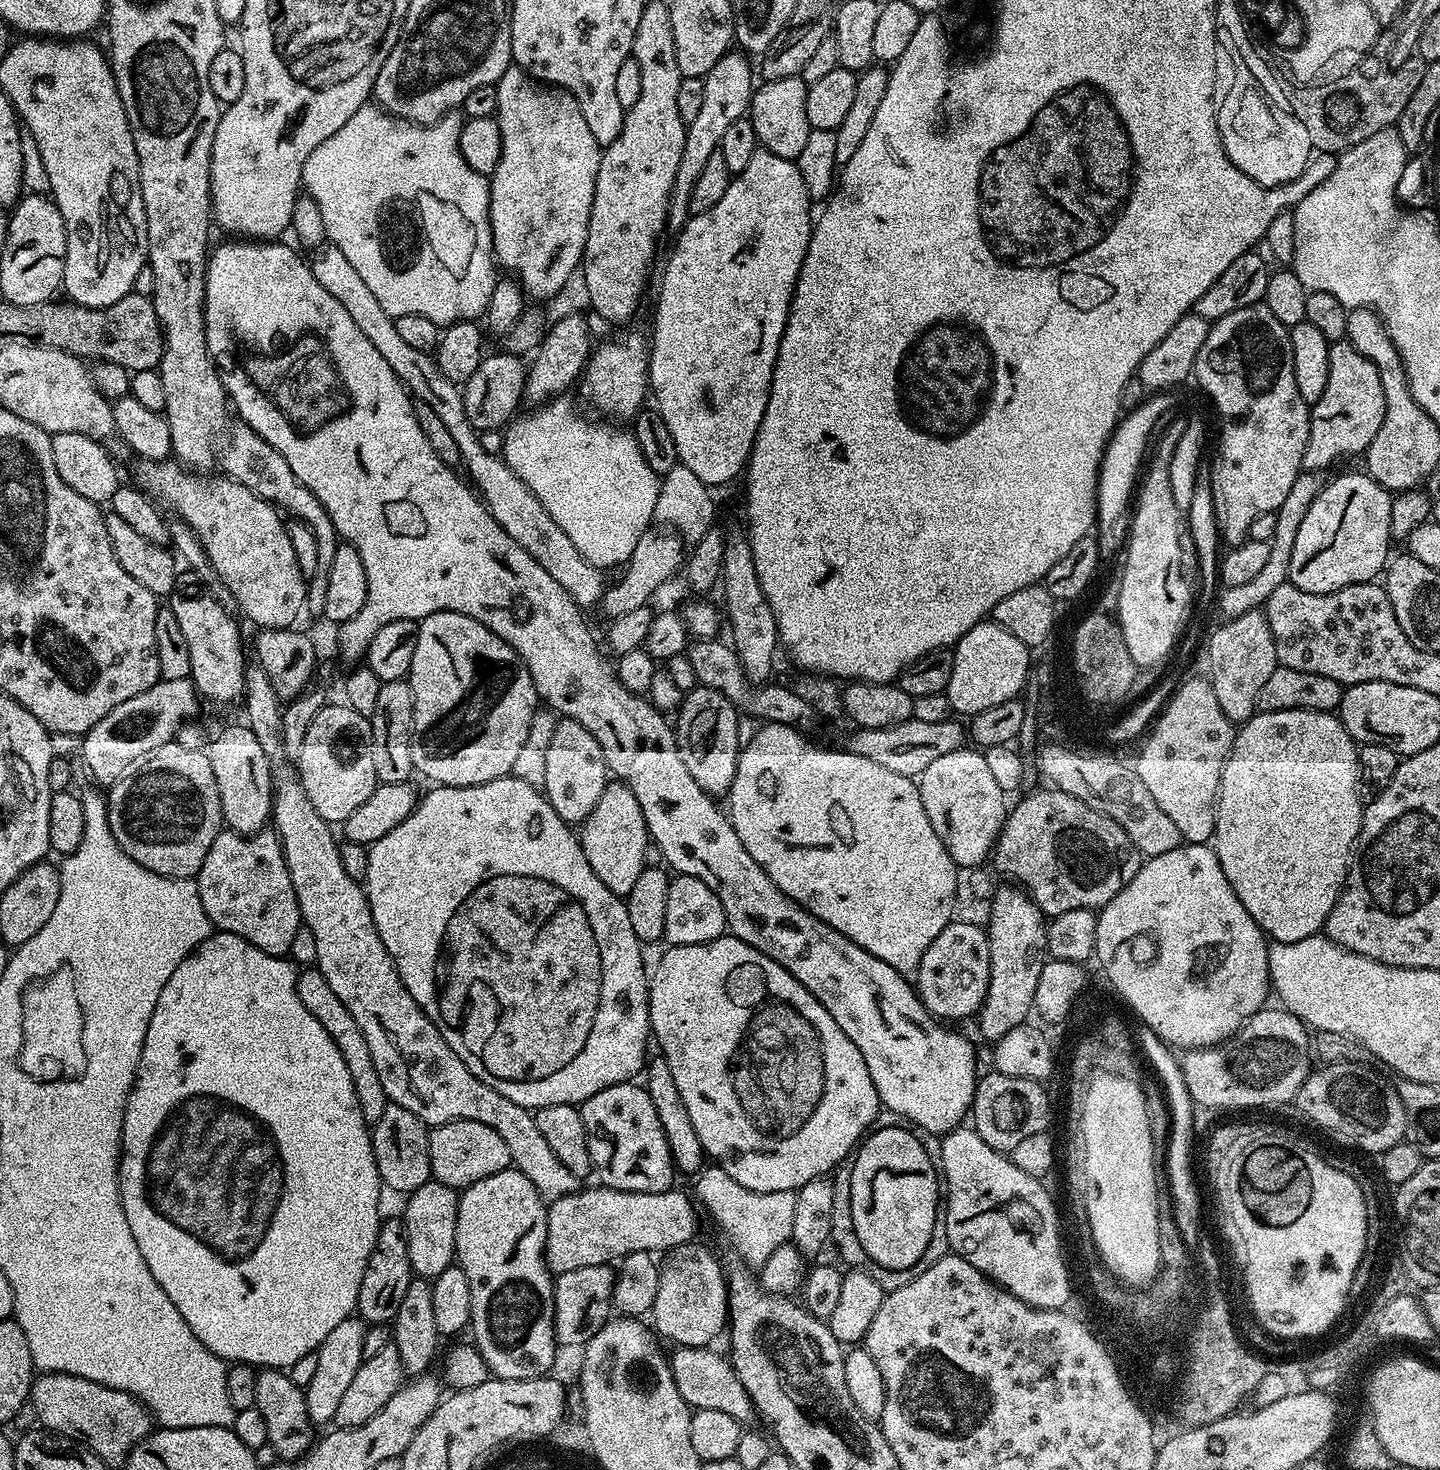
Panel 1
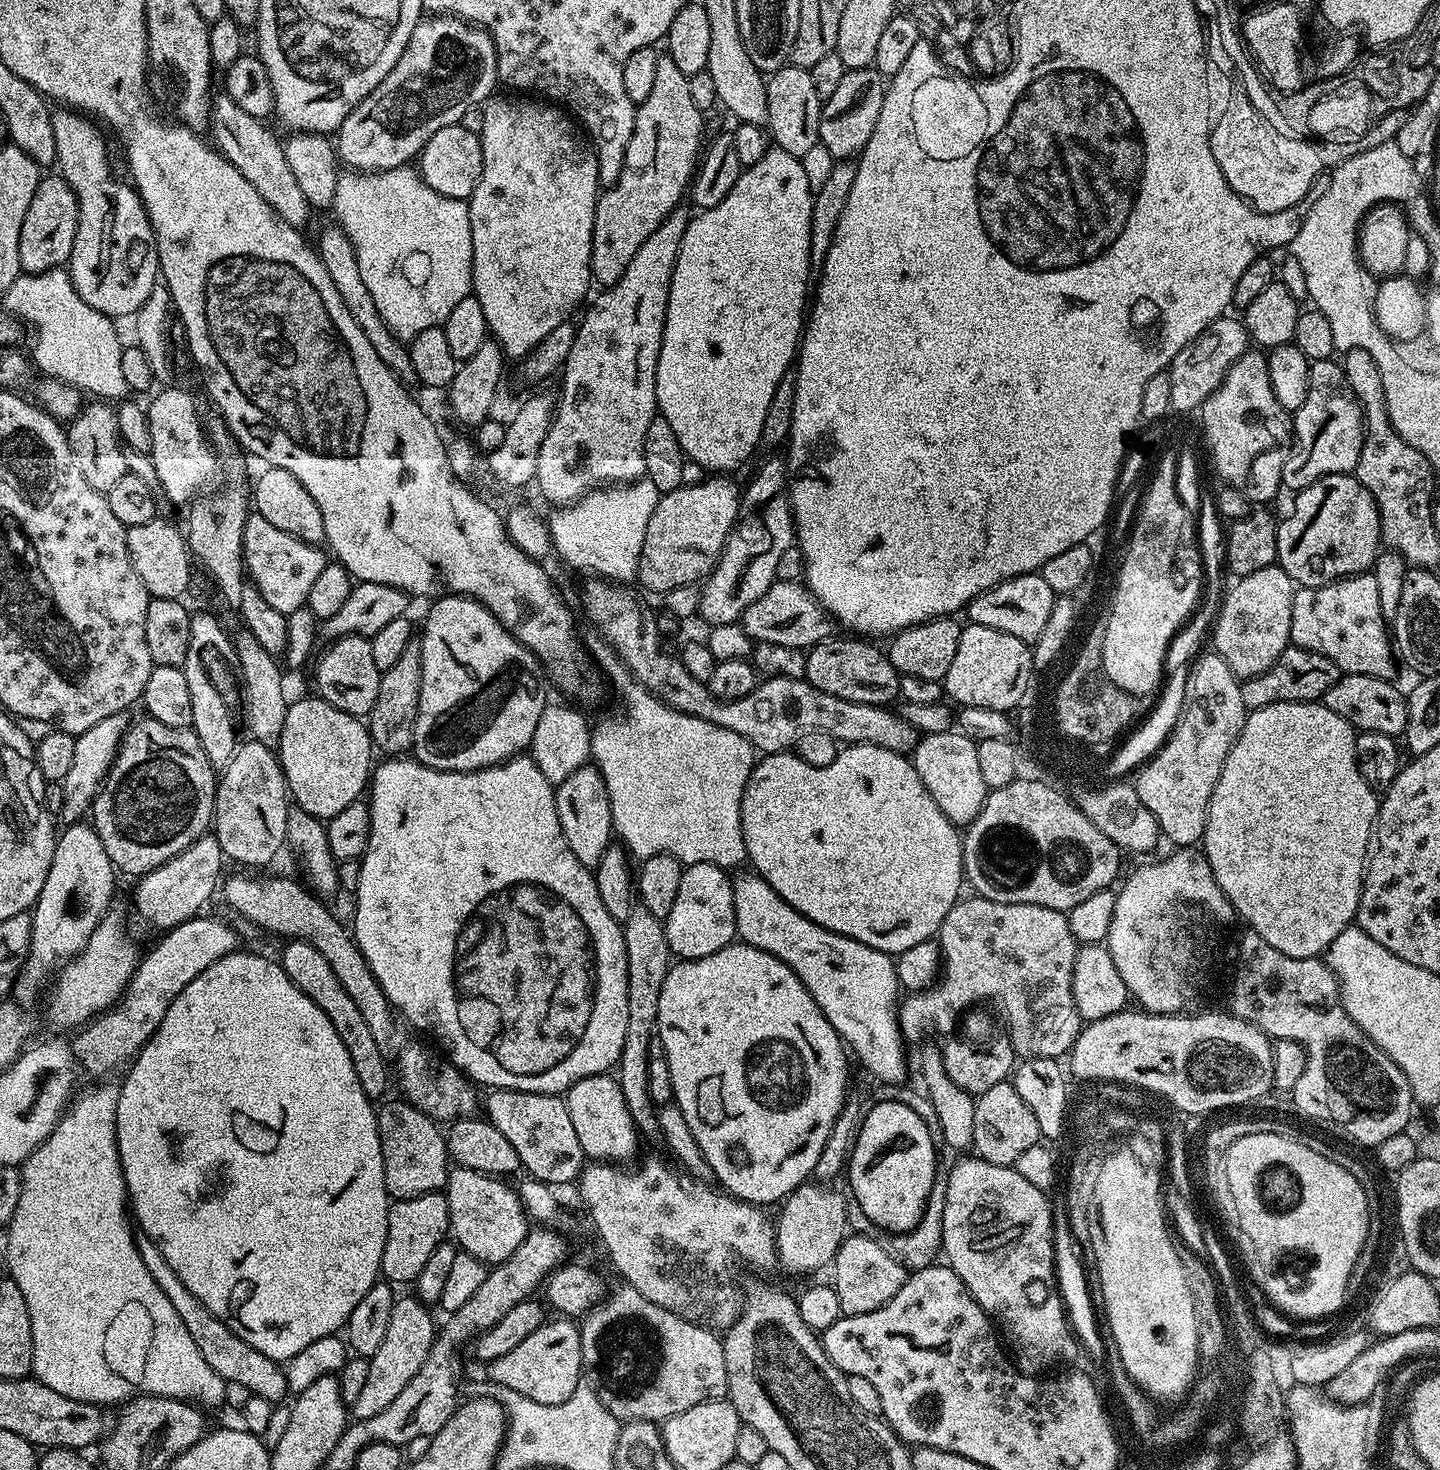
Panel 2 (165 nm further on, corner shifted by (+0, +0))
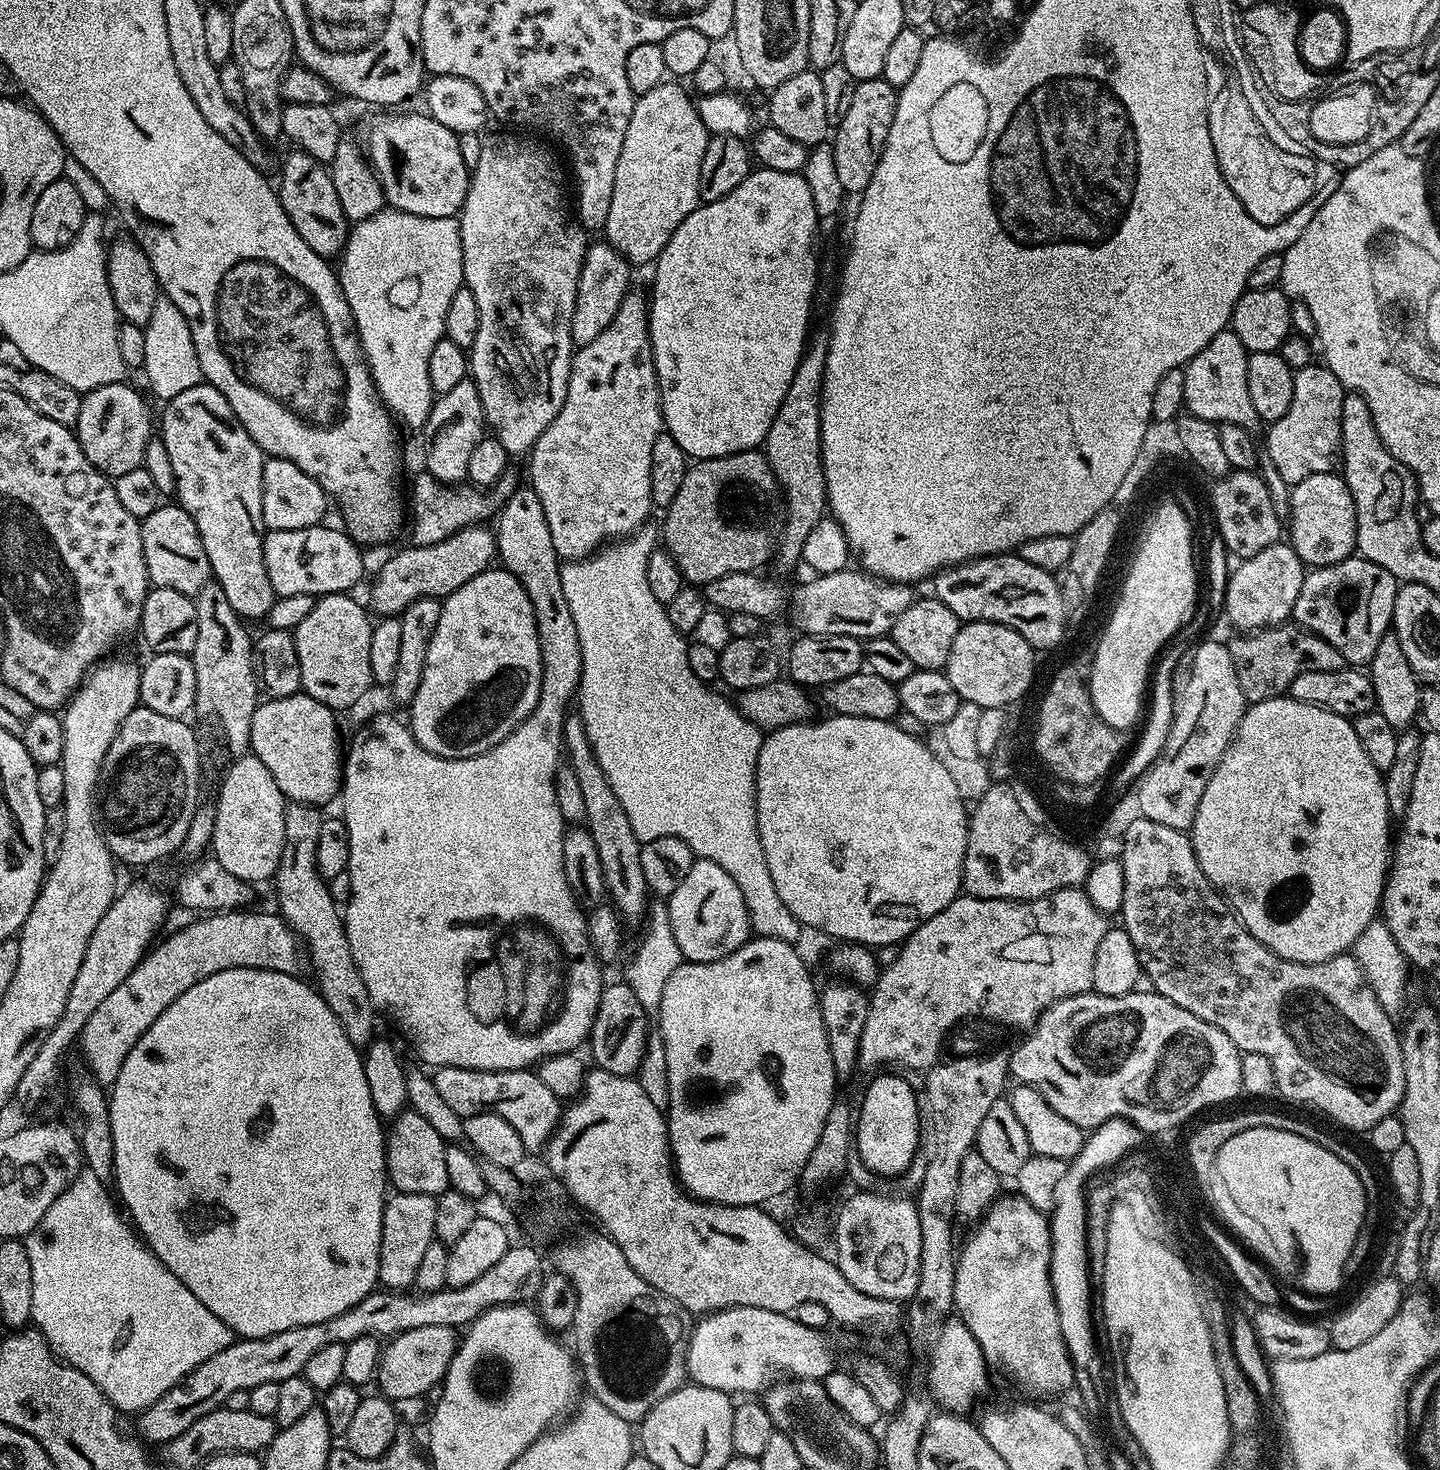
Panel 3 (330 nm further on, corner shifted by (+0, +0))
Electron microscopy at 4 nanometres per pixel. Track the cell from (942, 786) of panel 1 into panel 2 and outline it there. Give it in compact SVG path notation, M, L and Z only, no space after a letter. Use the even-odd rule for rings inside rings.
M959 730L929 732L917 739L910 753L914 770L918 770L918 778L922 778L922 786L926 786L938 810L942 810L948 821L957 826L972 823L972 819L982 810L984 799L990 791L986 782L982 782L982 774L978 770L976 745L977 741Z

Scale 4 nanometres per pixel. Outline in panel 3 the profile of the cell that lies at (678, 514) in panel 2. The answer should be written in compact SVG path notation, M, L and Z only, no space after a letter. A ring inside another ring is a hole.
M763 451L698 460L689 467L686 478L682 478L682 486L663 516L663 547L672 555L689 585L703 586L714 582L714 578L722 578L722 574L756 572L767 560L769 563L773 559L778 544L778 525L782 520L782 489Z

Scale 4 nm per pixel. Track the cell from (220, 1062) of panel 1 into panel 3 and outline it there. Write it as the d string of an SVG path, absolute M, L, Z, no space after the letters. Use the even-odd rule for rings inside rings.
M231 968L210 978L202 978L182 998L178 998L138 1038L134 1050L126 1054L118 1078L110 1085L108 1109L114 1134L114 1185L119 1203L126 1209L135 1231L148 1249L237 1337L245 1340L266 1338L294 1326L310 1326L346 1314L377 1287L380 1278L382 1214L386 1199L388 1163L384 1161L386 1128L376 1112L370 1085L366 1082L364 1057L346 1038L342 1022L326 1006L311 983L291 972L265 968Z

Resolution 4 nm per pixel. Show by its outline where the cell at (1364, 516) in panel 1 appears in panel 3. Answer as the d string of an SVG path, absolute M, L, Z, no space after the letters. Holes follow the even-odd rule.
M1335 471L1322 474L1310 474L1302 478L1302 482L1290 488L1290 521L1292 520L1292 549L1298 554L1300 561L1312 568L1325 568L1334 562L1342 562L1356 552L1356 515L1354 514L1354 498L1346 486L1343 475Z

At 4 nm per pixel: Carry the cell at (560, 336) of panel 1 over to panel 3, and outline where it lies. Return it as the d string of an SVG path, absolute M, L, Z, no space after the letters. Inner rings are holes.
M507 467L495 484L487 490L468 482L443 484L426 470L420 470L412 480L412 500L410 496L410 524L412 520L412 532L417 536L417 541L420 544L437 544L453 536L459 528L484 524L488 519L491 521L508 501L510 494L517 490L518 481L514 468Z

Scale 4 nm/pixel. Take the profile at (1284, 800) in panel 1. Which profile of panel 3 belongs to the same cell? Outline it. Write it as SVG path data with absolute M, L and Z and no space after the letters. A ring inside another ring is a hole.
M1285 694L1245 707L1244 716L1232 735L1230 746L1212 771L1210 782L1206 782L1206 790L1202 790L1202 802L1198 802L1190 837L1200 869L1216 887L1217 892L1231 904L1233 912L1239 916L1246 930L1254 934L1254 938L1258 938L1258 942L1265 944L1274 954L1290 962L1317 964L1335 956L1345 955L1366 926L1370 926L1372 920L1377 919L1380 900L1384 896L1384 881L1390 867L1388 820L1390 821L1390 813L1386 802L1384 777L1374 766L1374 762L1366 758L1366 750L1362 750L1362 742L1358 742L1358 734L1354 734L1352 720L1310 702L1295 700L1291 694Z

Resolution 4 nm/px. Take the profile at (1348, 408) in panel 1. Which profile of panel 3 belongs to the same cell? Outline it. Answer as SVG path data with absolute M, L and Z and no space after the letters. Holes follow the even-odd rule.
M1313 362L1293 371L1294 398L1282 418L1271 421L1267 459L1289 484L1302 482L1310 474L1333 471L1340 458L1342 402L1345 388L1323 363Z

